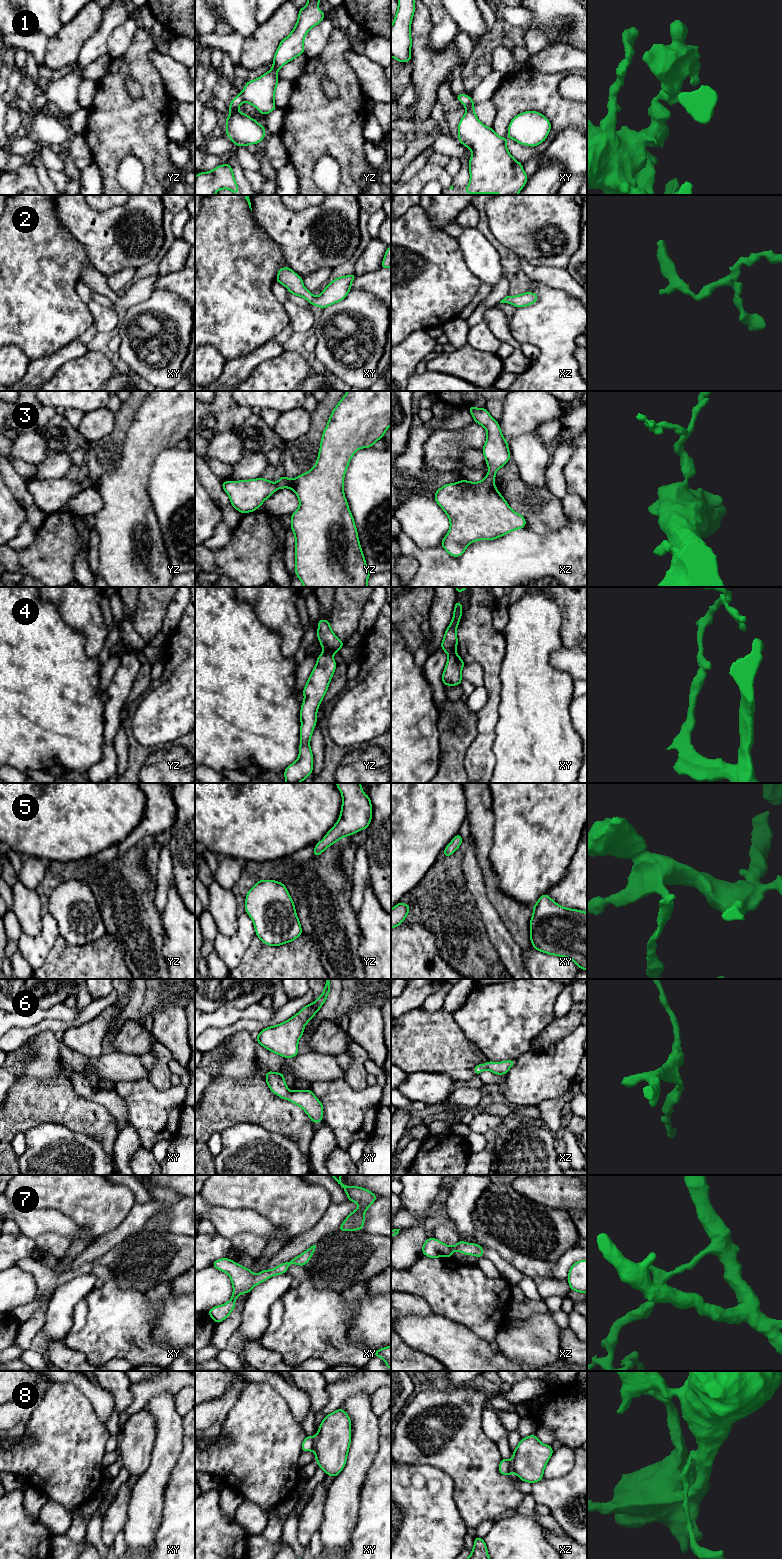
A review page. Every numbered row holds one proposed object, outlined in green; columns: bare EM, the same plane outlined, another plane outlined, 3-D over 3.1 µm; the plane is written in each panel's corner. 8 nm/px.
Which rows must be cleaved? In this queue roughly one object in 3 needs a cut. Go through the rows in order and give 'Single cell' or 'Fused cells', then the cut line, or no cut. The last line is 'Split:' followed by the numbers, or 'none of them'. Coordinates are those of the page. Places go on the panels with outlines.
1: Single cell. No split
2: Single cell. No split
3: Single cell. No split
4: Fused cells. Split along yz (324, 651), (332, 654)
5: Single cell. No split
6: Single cell. No split
7: Single cell. No split
8: Fused cells. Split along xy (316, 1437), (313, 1449)
Split: 4, 8

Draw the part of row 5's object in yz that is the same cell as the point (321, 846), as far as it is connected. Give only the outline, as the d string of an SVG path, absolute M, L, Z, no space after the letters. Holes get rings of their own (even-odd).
M336 783L342 795L341 813L336 824L315 845L312 856L319 856L344 836L367 829L372 819L372 804L360 783Z

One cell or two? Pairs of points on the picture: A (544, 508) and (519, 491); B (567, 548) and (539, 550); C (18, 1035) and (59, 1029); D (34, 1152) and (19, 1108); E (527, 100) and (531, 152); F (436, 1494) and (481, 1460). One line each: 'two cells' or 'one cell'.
A: one cell
B: one cell
C: one cell
D: two cells
E: one cell
F: two cells

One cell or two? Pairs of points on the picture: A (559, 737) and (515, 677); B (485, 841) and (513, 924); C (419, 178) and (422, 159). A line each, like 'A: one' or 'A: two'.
A: one
B: one
C: two

